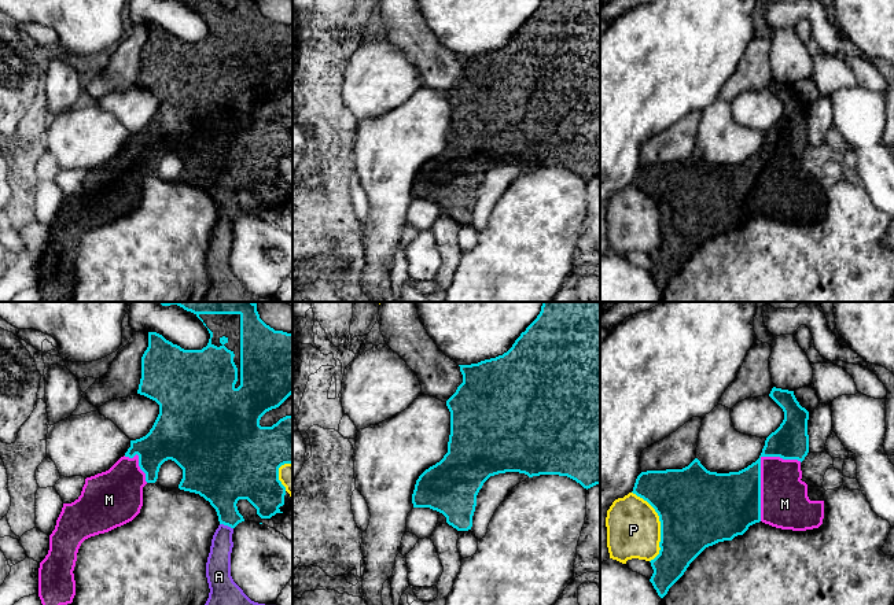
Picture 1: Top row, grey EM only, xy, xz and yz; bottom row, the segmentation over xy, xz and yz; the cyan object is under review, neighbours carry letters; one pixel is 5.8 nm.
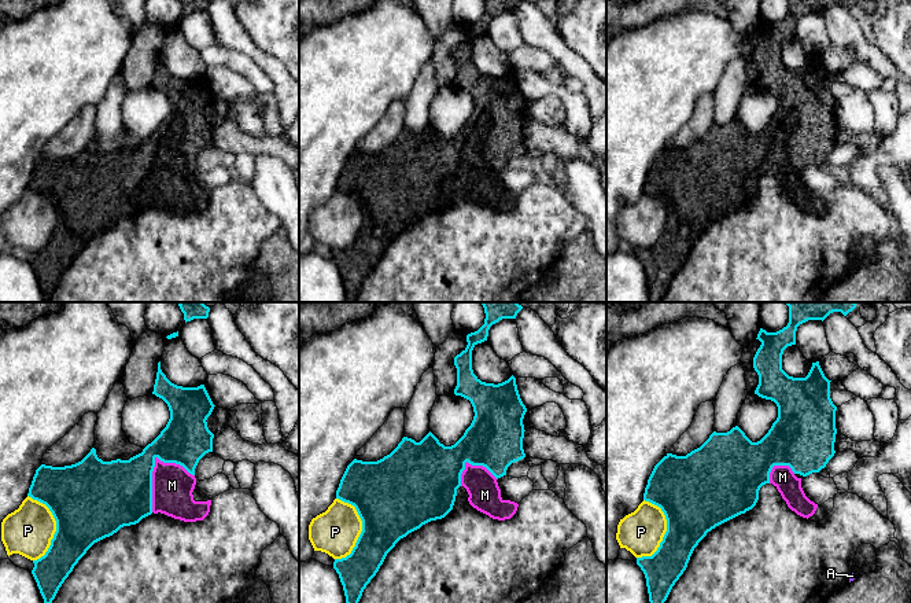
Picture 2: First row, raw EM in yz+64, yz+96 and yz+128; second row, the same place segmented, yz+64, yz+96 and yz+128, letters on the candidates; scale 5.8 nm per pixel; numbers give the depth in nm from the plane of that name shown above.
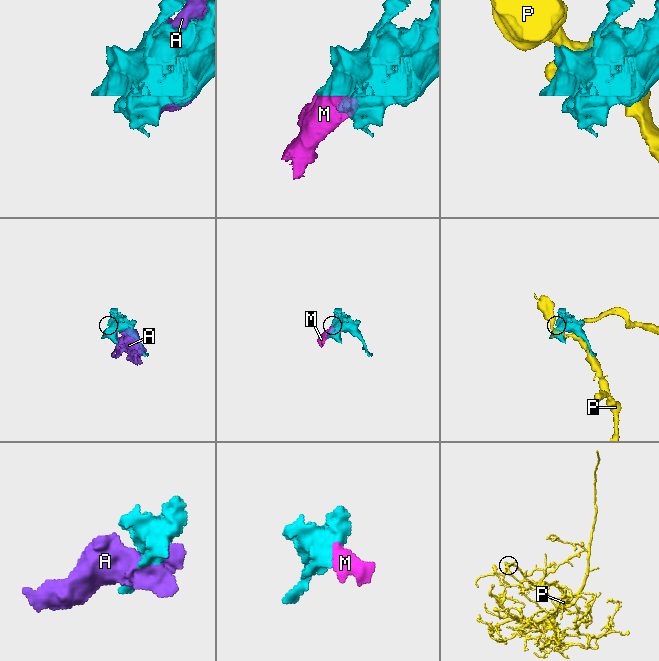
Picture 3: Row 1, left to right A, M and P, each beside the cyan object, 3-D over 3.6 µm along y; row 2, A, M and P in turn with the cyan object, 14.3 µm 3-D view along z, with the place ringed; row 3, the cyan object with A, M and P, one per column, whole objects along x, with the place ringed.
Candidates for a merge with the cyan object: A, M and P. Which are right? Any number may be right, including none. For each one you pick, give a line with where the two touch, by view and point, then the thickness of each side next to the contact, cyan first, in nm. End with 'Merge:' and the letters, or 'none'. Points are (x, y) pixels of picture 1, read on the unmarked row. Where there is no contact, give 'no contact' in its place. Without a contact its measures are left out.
M: meets cyan in yz at (760, 163); 360 nm thick on the cyan side, 280 nm on the other
Merge: M

